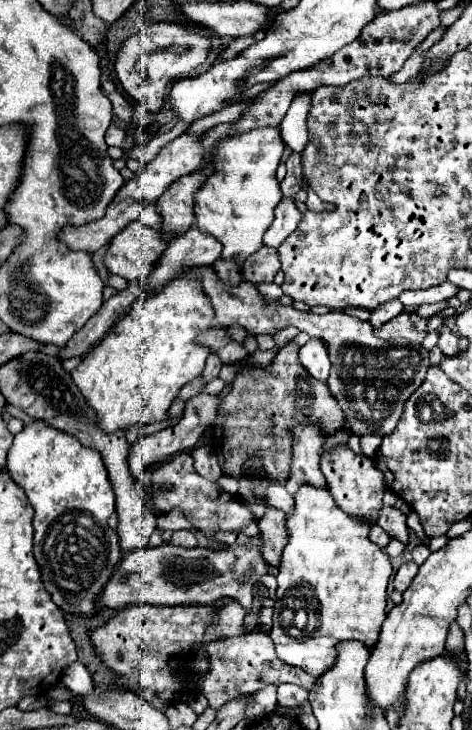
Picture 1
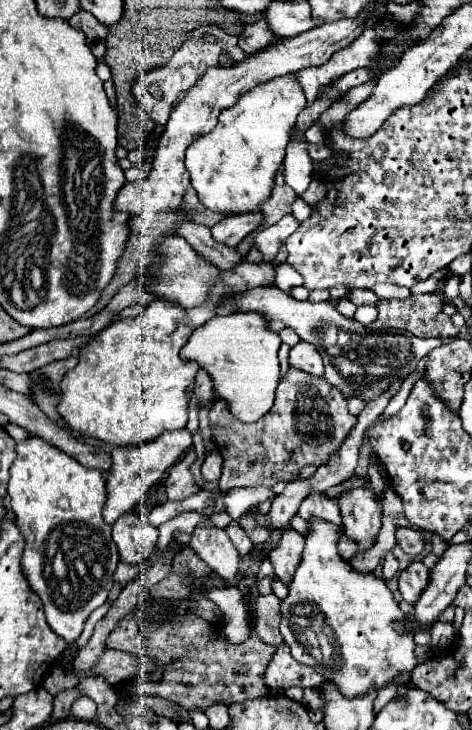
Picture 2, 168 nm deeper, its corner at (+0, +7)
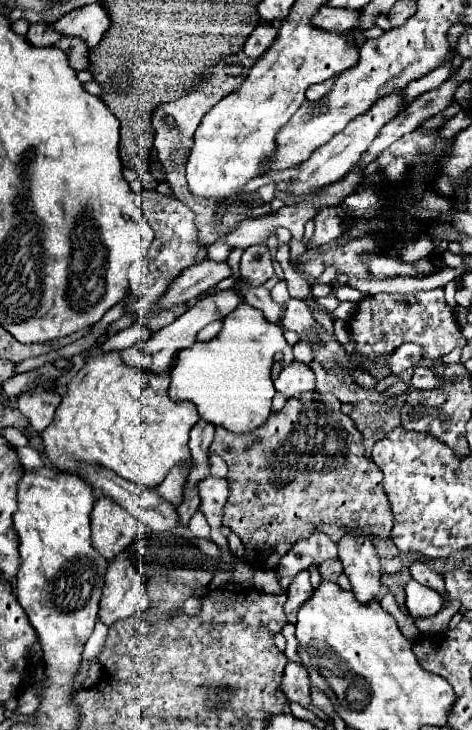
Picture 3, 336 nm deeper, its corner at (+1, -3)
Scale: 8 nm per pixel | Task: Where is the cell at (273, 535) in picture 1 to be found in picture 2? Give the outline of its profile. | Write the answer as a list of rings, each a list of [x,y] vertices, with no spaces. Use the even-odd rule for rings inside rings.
[[[286,528],[276,548],[268,554],[268,560],[274,566],[274,574],[286,584],[290,582],[290,574],[294,574],[294,566],[298,566],[298,558],[302,556],[302,534],[294,528]]]

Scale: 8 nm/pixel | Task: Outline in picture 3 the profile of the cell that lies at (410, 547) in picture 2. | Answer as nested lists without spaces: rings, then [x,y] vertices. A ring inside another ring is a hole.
[[[415,562],[409,572],[411,572],[413,580],[417,580],[419,584],[423,584],[423,586],[427,586],[427,588],[433,588],[433,590],[439,592],[441,596],[445,596],[443,574],[439,574],[439,572],[435,572],[435,570],[427,568],[423,562]]]

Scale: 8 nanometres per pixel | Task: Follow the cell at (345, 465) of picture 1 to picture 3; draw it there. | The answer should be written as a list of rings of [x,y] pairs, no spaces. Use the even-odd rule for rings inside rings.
[[[349,534],[339,544],[339,560],[351,582],[351,592],[361,604],[377,600],[381,592],[379,556],[375,544],[359,534]]]

